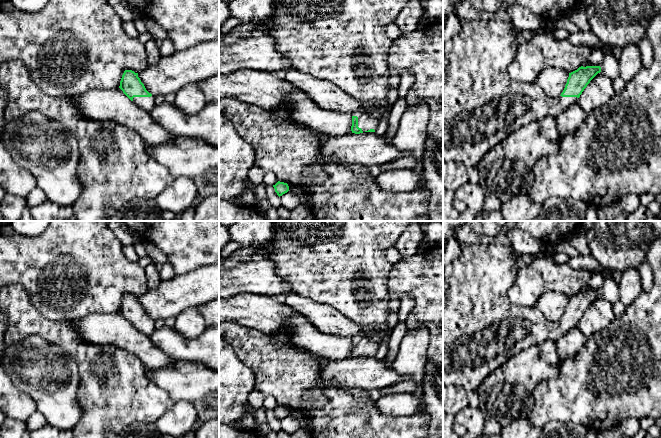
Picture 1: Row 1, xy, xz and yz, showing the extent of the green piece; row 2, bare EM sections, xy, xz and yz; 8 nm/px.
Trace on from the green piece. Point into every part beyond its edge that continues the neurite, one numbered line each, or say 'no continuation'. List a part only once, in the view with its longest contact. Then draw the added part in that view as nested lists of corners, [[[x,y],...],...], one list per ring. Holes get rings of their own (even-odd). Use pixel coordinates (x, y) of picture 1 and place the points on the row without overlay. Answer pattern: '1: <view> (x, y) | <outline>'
1: xz (366, 345) | [[[356,335],[352,338],[352,340],[358,341],[358,351],[362,353],[363,357],[370,353],[376,354],[378,350],[378,342],[365,335]]]

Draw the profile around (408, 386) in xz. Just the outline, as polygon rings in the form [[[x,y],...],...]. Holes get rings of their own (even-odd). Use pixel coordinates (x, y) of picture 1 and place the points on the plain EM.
[[[404,381],[398,384],[393,384],[389,386],[388,393],[394,394],[394,393],[412,393],[416,389],[416,384],[411,381]]]

